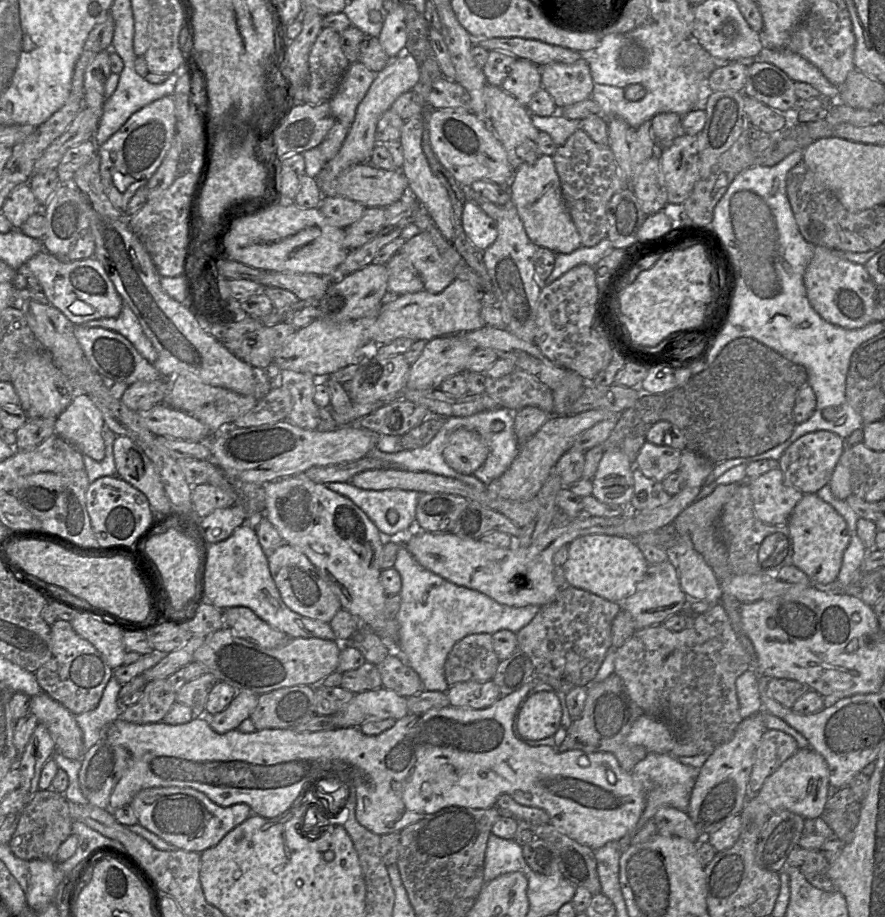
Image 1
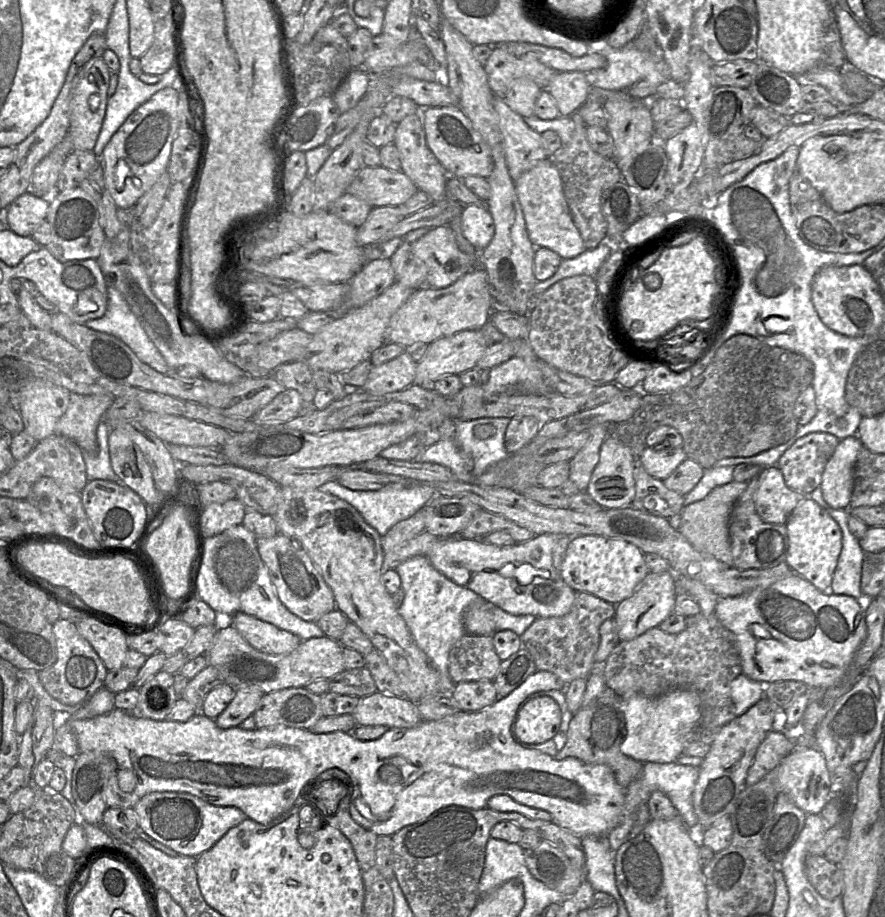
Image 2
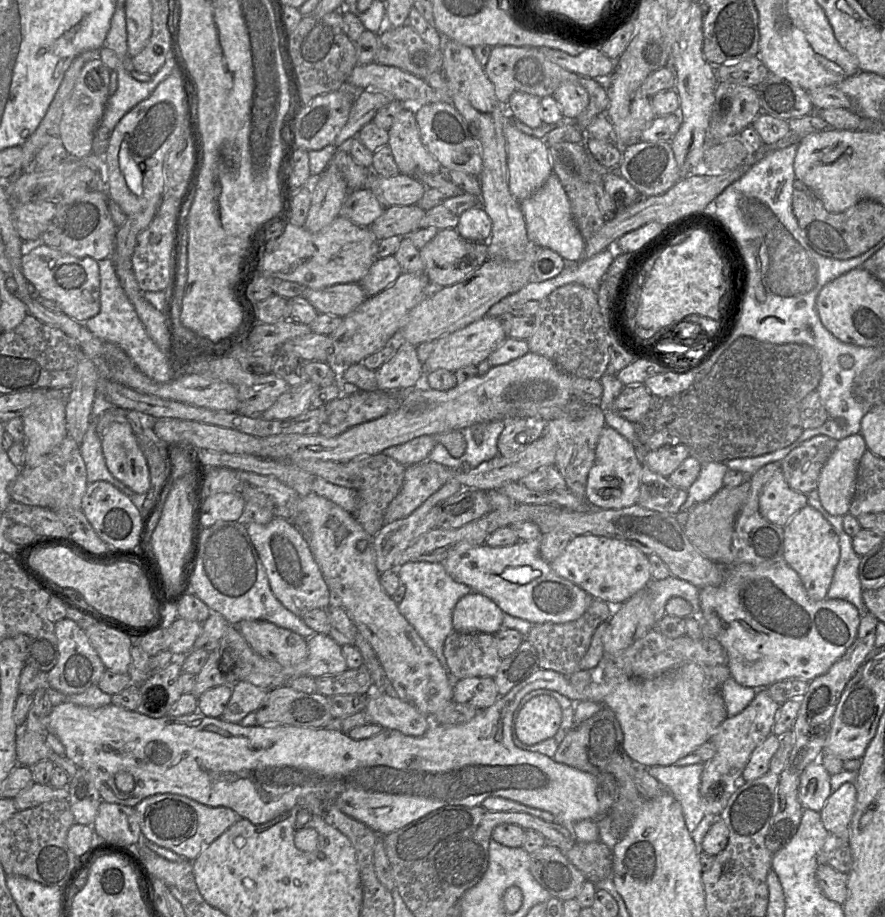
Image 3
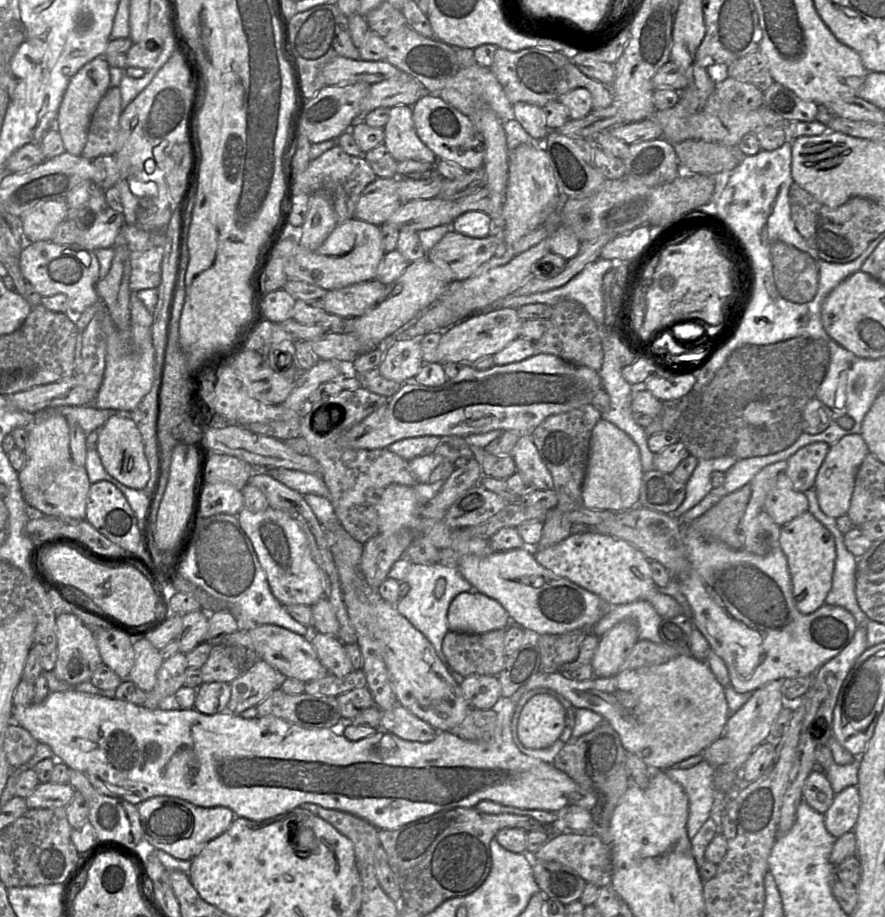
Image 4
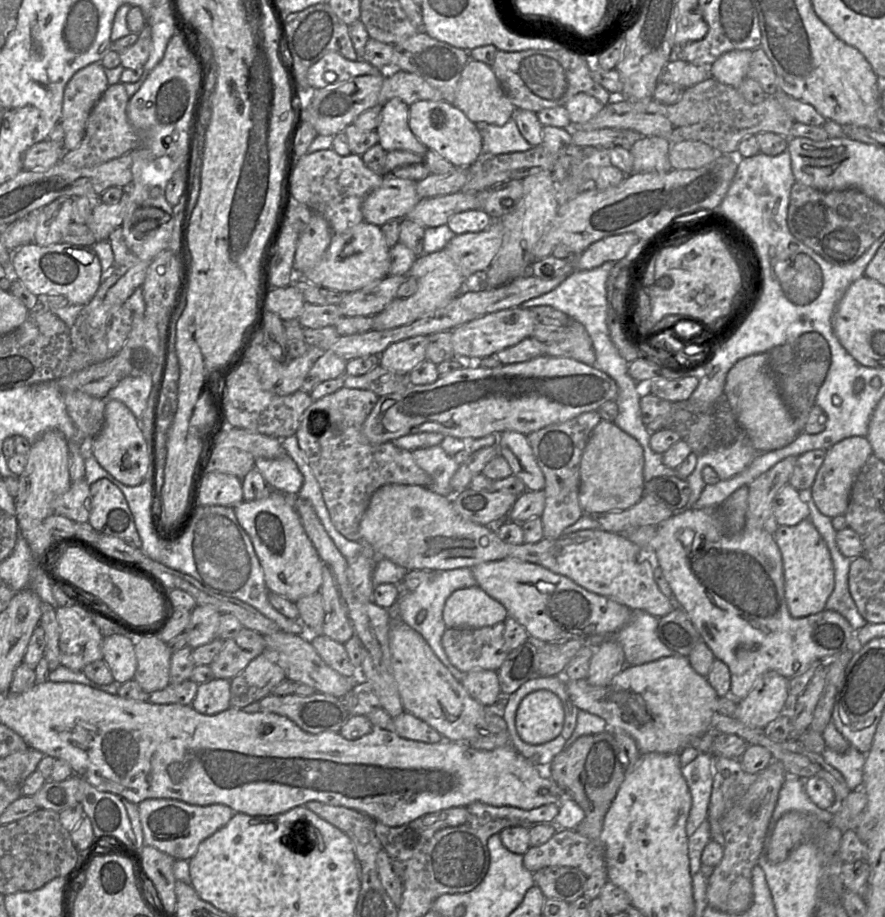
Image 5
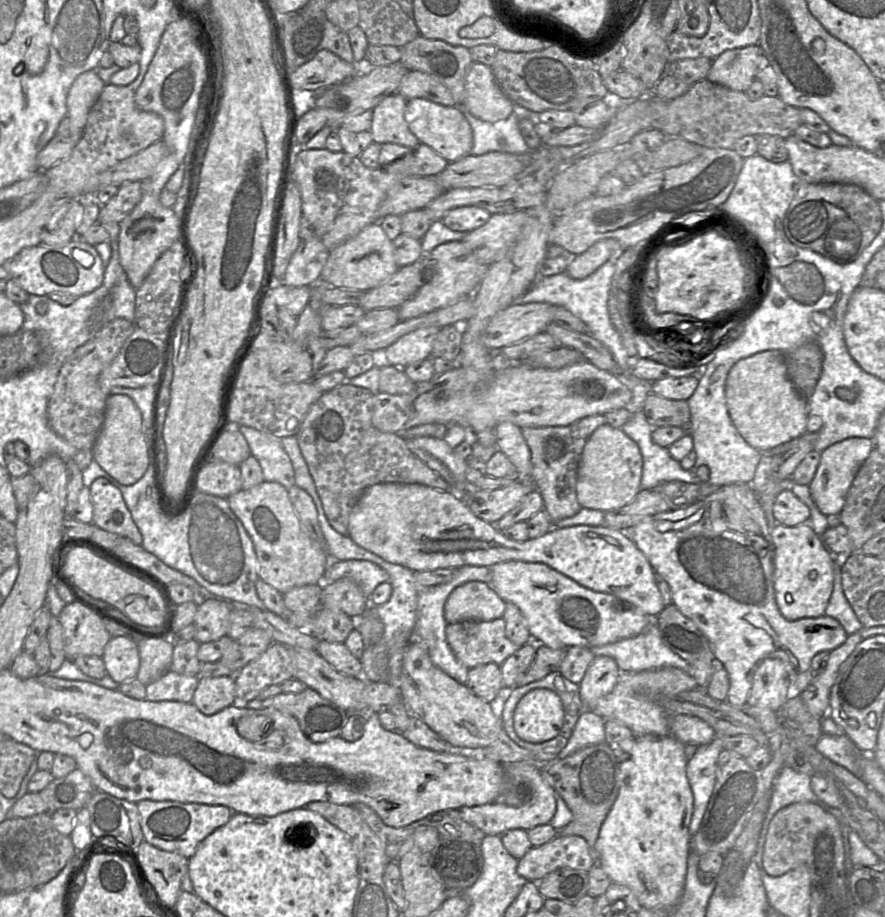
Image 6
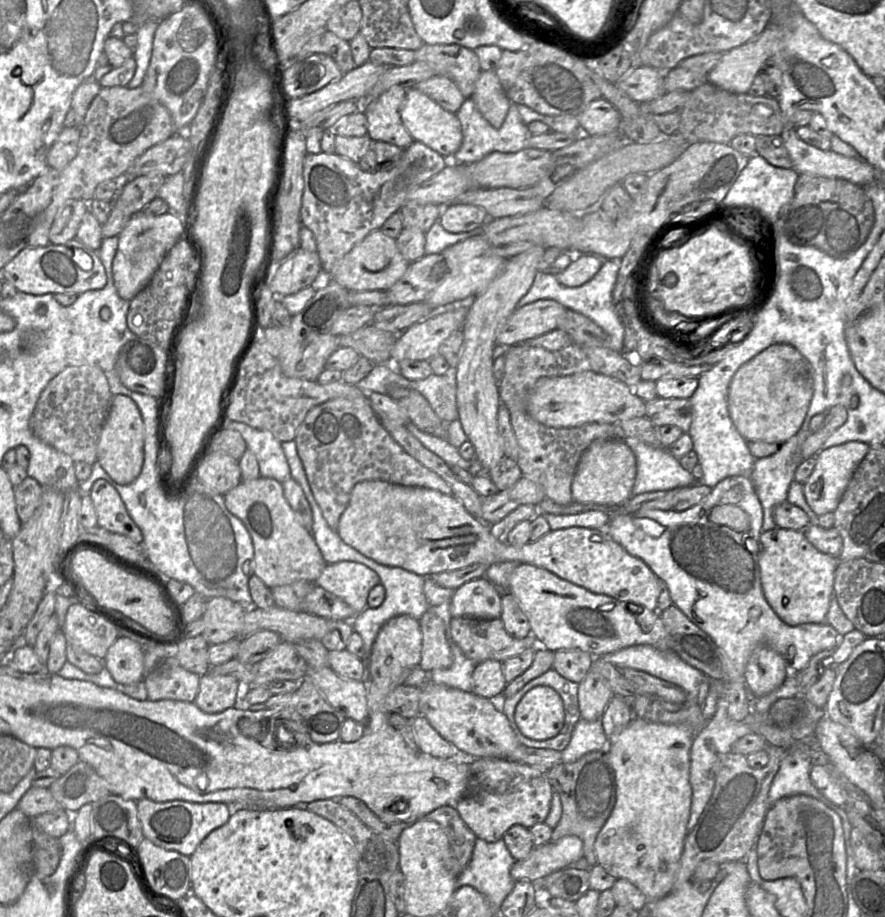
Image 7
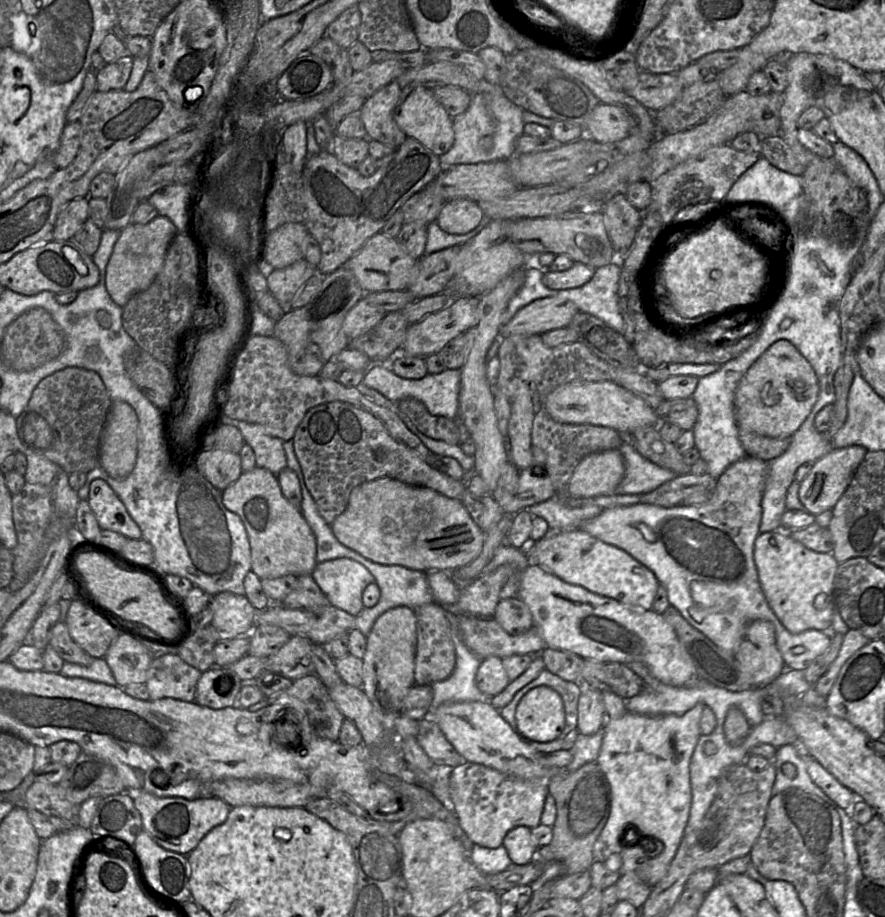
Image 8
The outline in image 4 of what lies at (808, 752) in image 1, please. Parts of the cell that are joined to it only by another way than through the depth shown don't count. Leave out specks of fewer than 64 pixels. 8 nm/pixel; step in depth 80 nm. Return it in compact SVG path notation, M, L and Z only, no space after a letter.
M819 767L813 769L802 788L803 800L815 811L824 814L831 806L834 796L825 772Z

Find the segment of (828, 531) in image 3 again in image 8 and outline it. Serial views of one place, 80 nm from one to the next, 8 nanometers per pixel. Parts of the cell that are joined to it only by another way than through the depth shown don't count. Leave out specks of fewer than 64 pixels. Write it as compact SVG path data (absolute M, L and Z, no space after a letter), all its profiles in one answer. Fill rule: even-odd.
M776 529L757 536L754 543L754 562L768 605L791 634L799 634L811 629L823 632L831 630L835 612L834 577L839 564L831 553L814 552L793 540L784 529ZM820 594L825 595L826 601L823 607L816 607L814 600Z

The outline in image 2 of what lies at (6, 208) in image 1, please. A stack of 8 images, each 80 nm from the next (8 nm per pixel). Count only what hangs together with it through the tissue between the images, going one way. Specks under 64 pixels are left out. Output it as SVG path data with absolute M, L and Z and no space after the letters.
M30 190L16 198L4 211L7 228L19 236L31 237L46 220L50 198L40 198Z

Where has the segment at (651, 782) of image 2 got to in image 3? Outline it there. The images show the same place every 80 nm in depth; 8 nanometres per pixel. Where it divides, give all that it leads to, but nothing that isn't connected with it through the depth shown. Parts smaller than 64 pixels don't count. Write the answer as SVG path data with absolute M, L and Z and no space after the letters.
M704 764L652 766L647 769L650 775L663 785L665 791L669 791L681 804L687 829L691 833L699 853L701 853L703 851L702 842L704 837L710 827L719 819L719 816L705 814L705 804L700 794L700 783Z

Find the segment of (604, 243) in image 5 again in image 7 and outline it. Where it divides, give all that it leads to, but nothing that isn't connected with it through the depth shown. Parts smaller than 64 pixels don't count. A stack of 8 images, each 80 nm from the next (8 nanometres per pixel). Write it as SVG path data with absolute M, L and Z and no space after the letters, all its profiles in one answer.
M592 254L572 255L572 262L561 273L557 281L566 287L579 287L590 281L602 267L604 259Z

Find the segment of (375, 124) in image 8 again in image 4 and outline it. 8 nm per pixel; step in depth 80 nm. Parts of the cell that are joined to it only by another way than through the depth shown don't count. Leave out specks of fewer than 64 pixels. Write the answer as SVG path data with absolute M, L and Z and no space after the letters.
M411 106L391 107L383 130L383 144L397 162L417 160L435 164L436 155L421 141L415 131Z

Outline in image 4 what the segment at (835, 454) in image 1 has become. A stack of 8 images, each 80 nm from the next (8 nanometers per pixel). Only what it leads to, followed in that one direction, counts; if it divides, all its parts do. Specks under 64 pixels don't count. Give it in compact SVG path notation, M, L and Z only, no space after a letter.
M814 442L800 448L787 460L785 474L795 490L805 492L814 487L817 472L829 449L830 445L825 442Z

